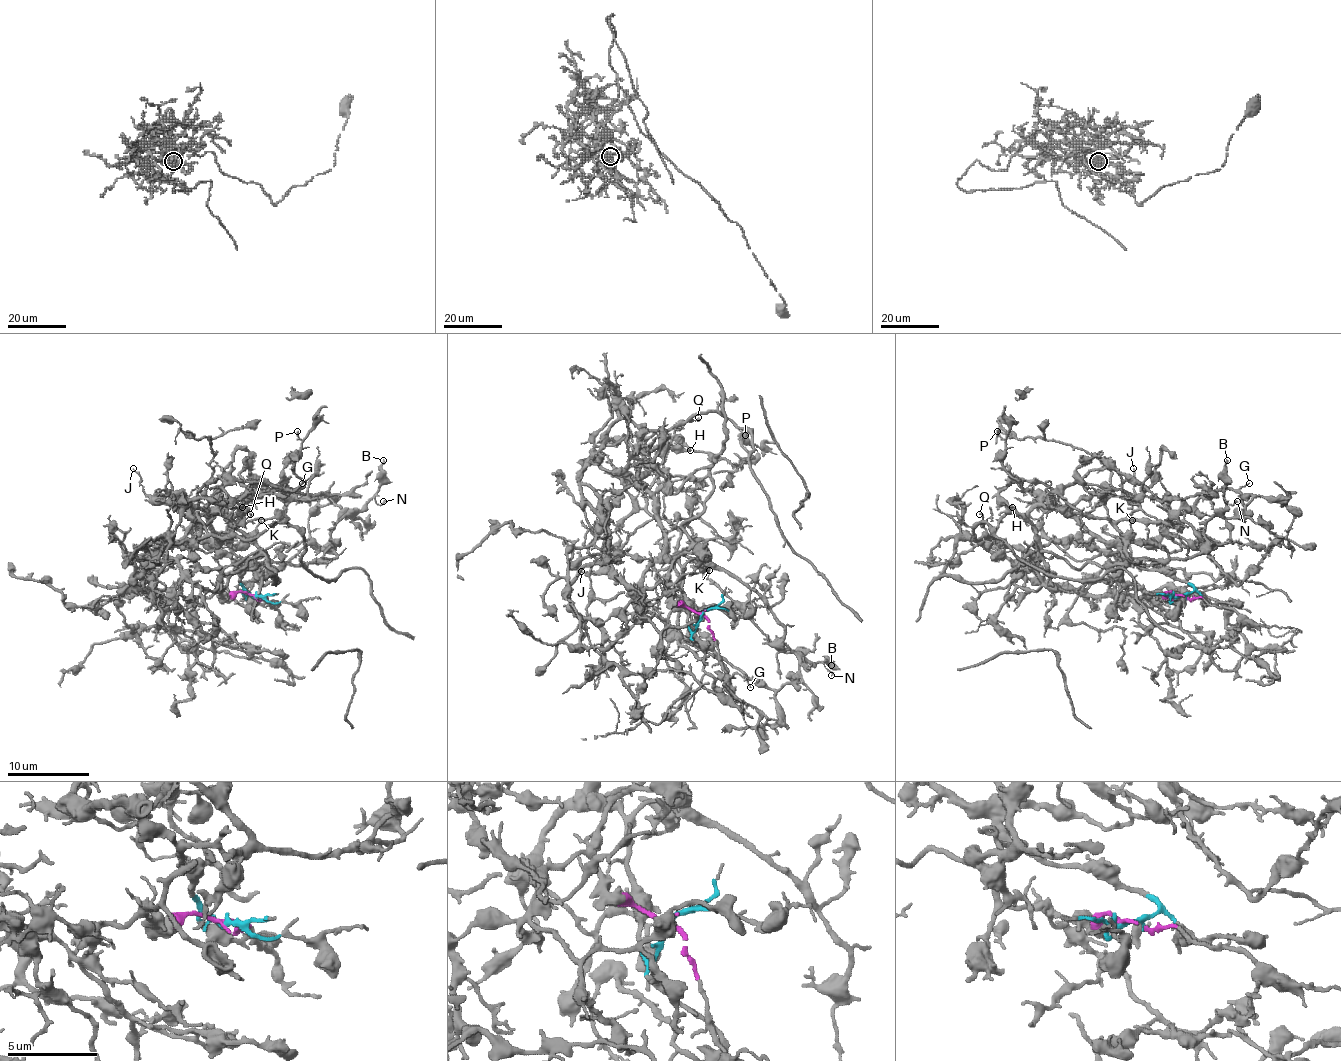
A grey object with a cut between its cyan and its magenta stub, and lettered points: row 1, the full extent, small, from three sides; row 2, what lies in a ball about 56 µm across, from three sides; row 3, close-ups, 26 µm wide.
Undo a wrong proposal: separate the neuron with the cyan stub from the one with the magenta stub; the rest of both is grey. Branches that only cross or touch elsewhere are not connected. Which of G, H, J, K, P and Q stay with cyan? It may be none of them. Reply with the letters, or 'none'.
G, J, Q

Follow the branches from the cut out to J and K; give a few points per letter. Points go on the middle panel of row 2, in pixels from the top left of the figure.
J: (703, 614), (695, 631), (688, 627), (682, 571), (666, 552), (666, 532), (655, 517), (604, 567), (581, 571)
K: (703, 614), (674, 600), (668, 587), (672, 561), (699, 548), (713, 565), (703, 567), (709, 571)

